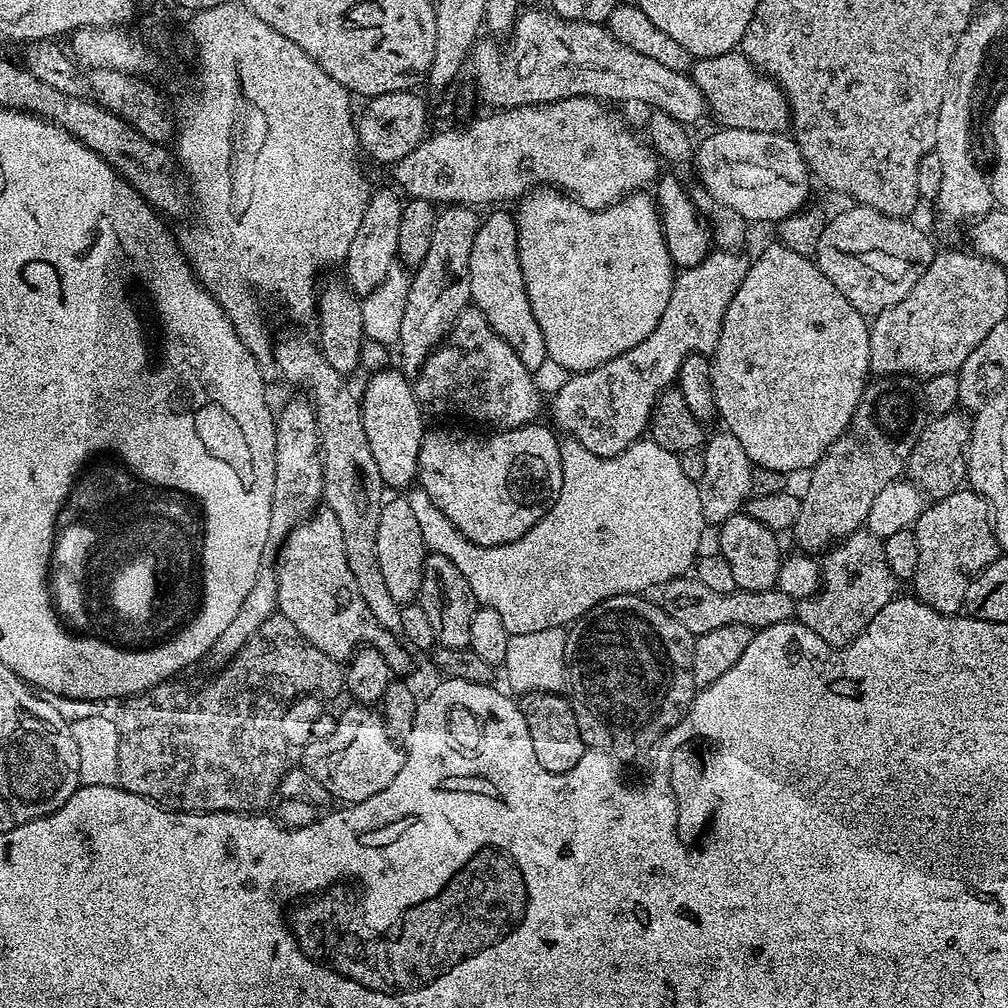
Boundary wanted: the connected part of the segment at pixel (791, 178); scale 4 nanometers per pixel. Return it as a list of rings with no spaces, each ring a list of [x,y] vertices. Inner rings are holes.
[[[720,128],[701,144],[699,141],[694,152],[694,172],[695,168],[703,188],[718,202],[738,210],[738,214],[749,222],[779,222],[809,203],[808,163],[795,139],[778,132]]]

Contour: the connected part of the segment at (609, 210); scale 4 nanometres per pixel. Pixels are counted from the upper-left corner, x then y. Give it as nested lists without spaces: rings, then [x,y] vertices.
[[[541,186],[532,189],[522,197],[515,205],[514,215],[517,224],[518,262],[521,263],[526,294],[529,295],[534,318],[537,319],[538,325],[542,328],[542,334],[545,335],[548,359],[558,362],[558,366],[562,366],[570,374],[589,372],[591,368],[602,366],[606,362],[610,362],[610,358],[618,358],[618,354],[638,346],[638,342],[642,342],[642,338],[646,338],[646,334],[650,334],[654,330],[654,326],[658,326],[662,314],[666,314],[666,302],[670,302],[670,290],[676,281],[677,269],[674,267],[667,249],[657,202],[647,191],[629,192],[618,202],[608,204],[597,212],[592,212],[572,199],[568,193],[551,186]]]

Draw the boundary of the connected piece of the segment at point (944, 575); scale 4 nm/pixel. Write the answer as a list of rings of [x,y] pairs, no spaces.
[[[961,487],[958,492],[946,494],[946,498],[932,500],[916,520],[914,531],[918,538],[918,570],[914,570],[914,578],[910,581],[911,591],[926,606],[947,616],[955,616],[964,607],[970,582],[974,582],[978,573],[986,570],[986,566],[990,566],[990,562],[994,562],[1002,552],[999,542],[996,541],[996,529],[988,503],[983,496],[973,492],[971,487]]]

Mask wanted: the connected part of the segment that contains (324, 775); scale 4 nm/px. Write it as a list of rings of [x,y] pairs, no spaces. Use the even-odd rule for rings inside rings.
[[[351,707],[334,720],[331,730],[309,740],[302,748],[304,771],[326,786],[333,801],[344,800],[340,802],[348,806],[361,804],[366,798],[374,798],[374,794],[386,790],[386,786],[398,778],[398,770],[402,770],[405,757],[402,748],[400,752],[396,745],[399,743],[386,730],[383,715],[375,707]]]

